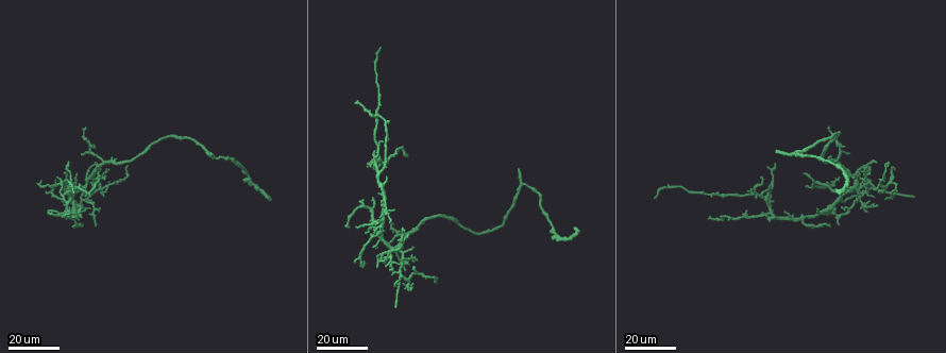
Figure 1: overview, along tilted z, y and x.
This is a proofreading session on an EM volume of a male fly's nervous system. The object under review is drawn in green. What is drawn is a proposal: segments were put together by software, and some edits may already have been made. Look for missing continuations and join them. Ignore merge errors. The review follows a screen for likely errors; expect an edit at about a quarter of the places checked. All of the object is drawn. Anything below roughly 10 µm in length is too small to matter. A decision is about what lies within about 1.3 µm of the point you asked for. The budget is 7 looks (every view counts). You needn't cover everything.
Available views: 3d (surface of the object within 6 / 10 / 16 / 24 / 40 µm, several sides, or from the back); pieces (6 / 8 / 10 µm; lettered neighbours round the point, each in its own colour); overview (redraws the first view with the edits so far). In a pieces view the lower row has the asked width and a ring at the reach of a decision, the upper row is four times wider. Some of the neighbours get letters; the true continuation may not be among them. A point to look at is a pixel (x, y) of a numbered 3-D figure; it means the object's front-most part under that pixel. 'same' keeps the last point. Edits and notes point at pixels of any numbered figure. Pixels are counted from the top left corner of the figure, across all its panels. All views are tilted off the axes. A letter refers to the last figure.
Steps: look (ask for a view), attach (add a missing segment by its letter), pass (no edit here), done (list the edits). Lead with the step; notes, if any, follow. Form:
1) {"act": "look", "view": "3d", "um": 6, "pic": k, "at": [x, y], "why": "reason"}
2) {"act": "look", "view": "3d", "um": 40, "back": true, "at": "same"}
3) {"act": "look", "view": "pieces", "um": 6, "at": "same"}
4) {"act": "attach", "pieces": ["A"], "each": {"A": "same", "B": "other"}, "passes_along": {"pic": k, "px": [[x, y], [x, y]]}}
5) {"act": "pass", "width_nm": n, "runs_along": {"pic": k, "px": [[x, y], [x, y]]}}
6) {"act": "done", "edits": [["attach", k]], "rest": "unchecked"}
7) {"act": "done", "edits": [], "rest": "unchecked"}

{"act": "look", "view": "3d", "um": 24, "pic": 1, "at": [373, 232], "why": "branch stops here"}

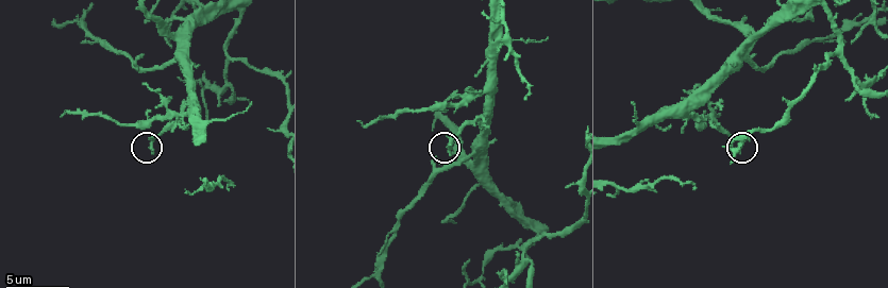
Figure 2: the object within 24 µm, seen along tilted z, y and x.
{"act": "look", "view": "pieces", "um": 8, "pic": 2, "at": [448, 143]}

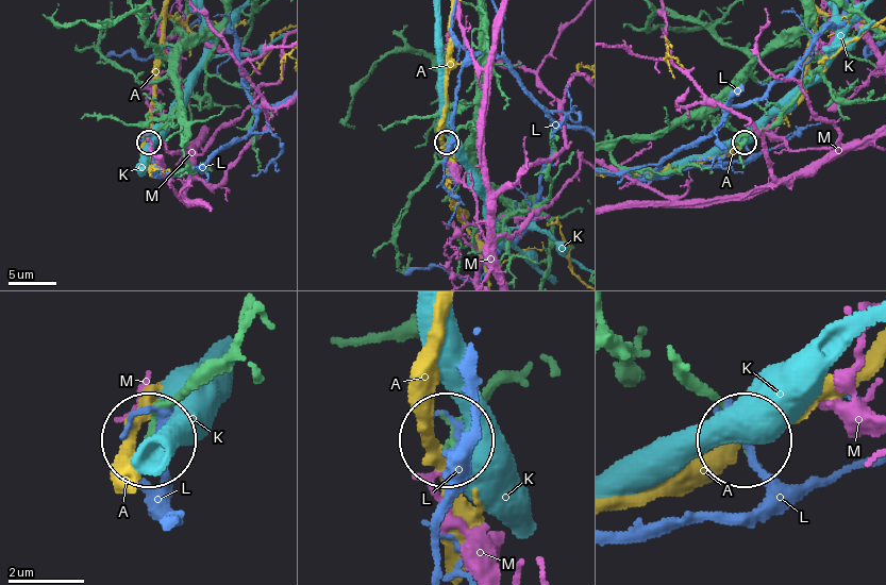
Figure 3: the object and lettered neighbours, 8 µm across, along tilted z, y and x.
{"act": "pass", "each": {"A": "other", "K": "other", "L": "other", "M": "other"}, "found": "none of them fits"}

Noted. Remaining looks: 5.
{"act": "look", "view": "3d", "um": 24, "pic": 1, "at": [394, 306]}

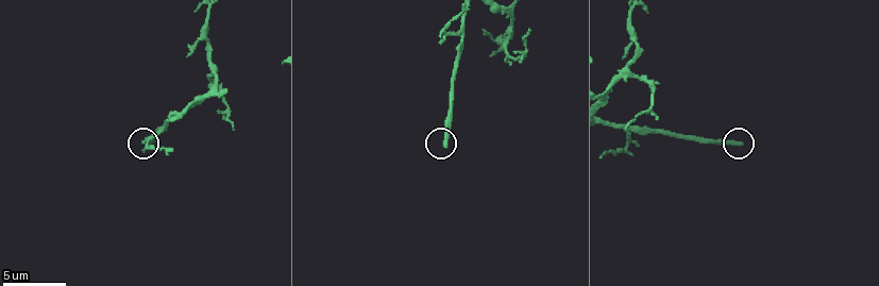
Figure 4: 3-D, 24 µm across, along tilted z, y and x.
{"act": "look", "view": "pieces", "um": 6, "pic": 4, "at": [443, 146]}

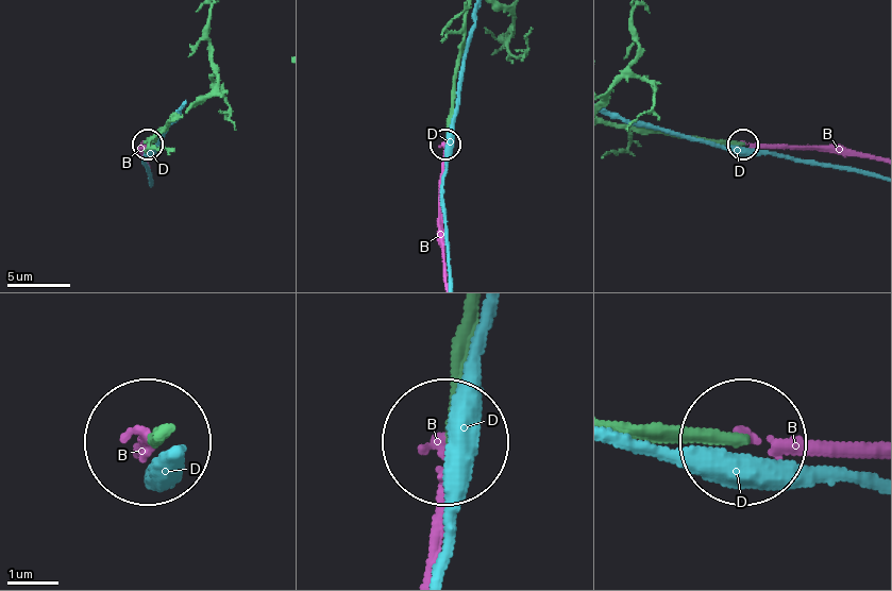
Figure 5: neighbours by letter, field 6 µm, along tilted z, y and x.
{"act": "attach", "pieces": ["B"], "each": {"B": "same", "D": "other"}, "passes_along": {"pic": 5, "px": [[619, 425], [872, 452]]}, "found": "the cell continues"}

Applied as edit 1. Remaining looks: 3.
{"act": "look", "view": "3d", "um": 6, "pic": 4, "at": [171, 147], "why": "an open end"}

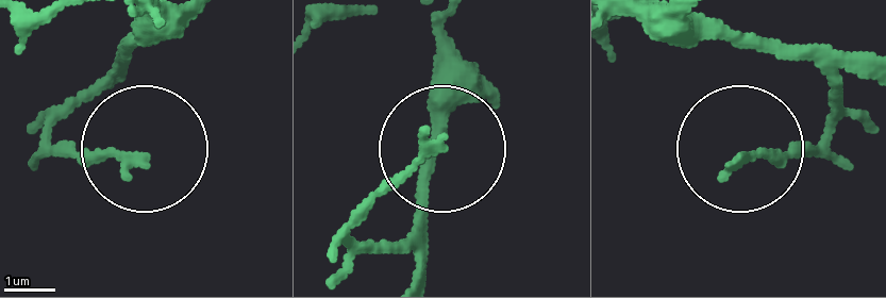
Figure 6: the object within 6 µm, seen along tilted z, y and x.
{"act": "look", "view": "pieces", "um": 8, "pic": 6, "at": [741, 159]}

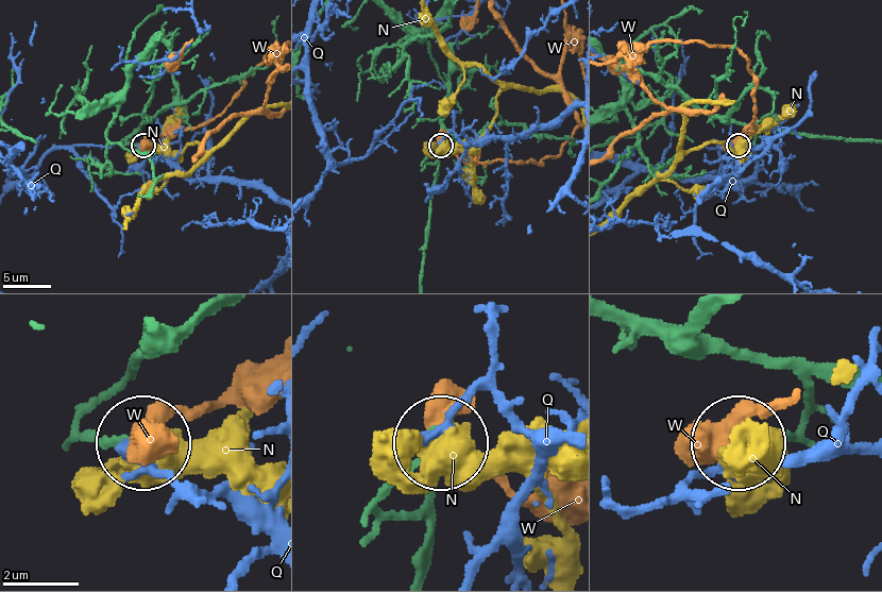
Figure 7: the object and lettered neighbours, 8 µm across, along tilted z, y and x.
{"act": "pass", "each": {"N": "other", "Q": "other", "W": "other"}, "found": "none of them fits"}

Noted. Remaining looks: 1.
{"act": "done", "edits": [["attach", 5]], "rest": "unchecked"}

